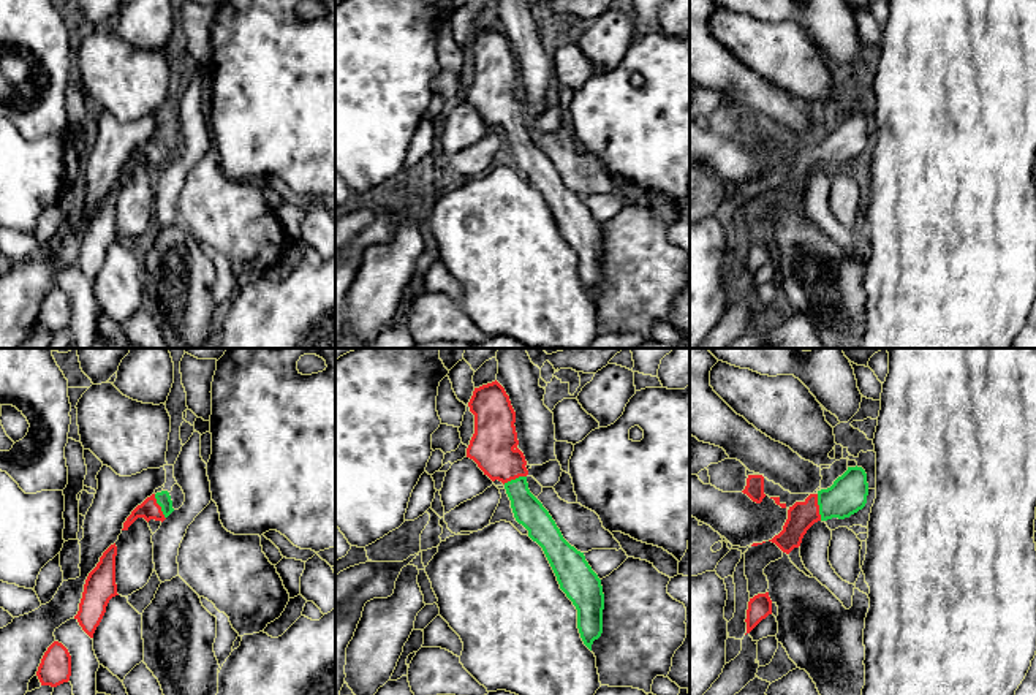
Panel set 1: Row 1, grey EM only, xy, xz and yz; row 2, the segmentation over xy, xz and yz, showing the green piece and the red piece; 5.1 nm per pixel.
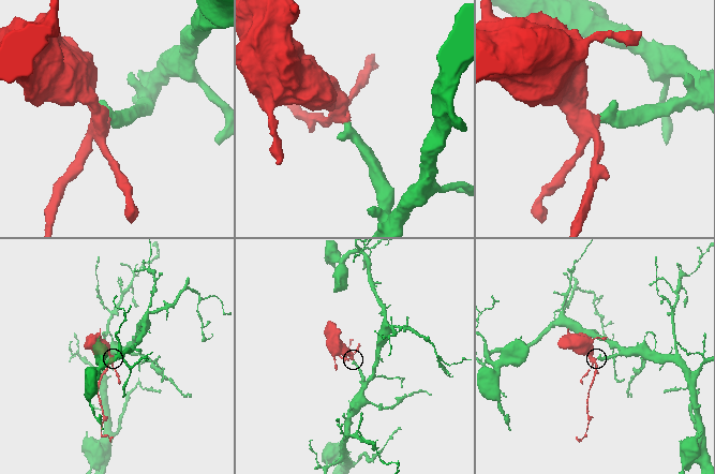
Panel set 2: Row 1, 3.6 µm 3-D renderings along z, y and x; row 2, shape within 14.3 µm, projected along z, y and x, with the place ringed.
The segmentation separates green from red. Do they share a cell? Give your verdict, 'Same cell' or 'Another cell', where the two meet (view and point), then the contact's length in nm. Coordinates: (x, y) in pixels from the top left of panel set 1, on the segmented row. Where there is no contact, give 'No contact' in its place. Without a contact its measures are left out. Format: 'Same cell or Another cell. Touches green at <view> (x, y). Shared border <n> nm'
Same cell. Touches green at yz (820, 507). Shared border 140 nm

